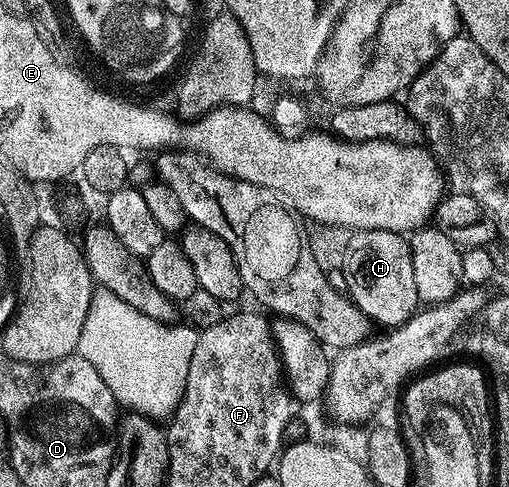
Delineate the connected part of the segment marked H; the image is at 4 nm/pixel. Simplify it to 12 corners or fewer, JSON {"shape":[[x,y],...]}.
{"shape":[[354,231],[343,284],[374,325],[419,301],[408,239]]}

